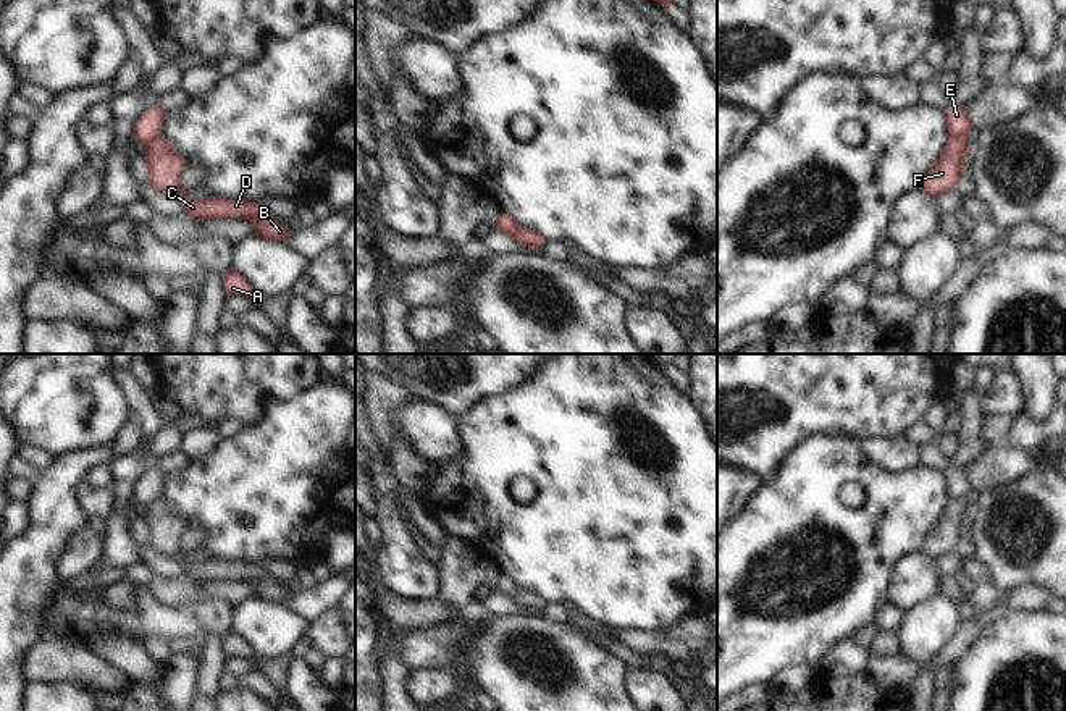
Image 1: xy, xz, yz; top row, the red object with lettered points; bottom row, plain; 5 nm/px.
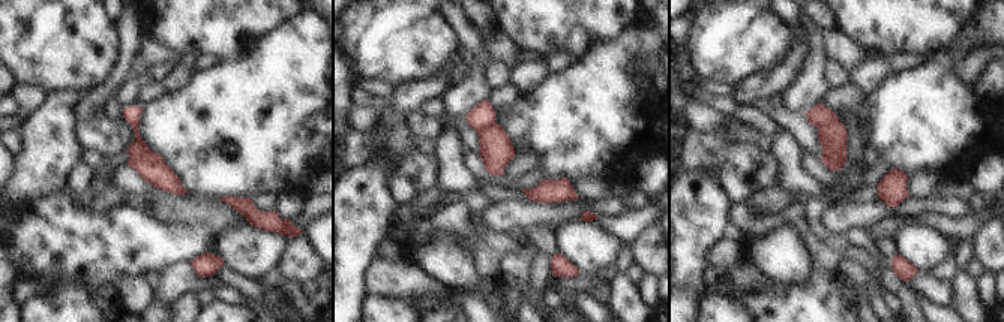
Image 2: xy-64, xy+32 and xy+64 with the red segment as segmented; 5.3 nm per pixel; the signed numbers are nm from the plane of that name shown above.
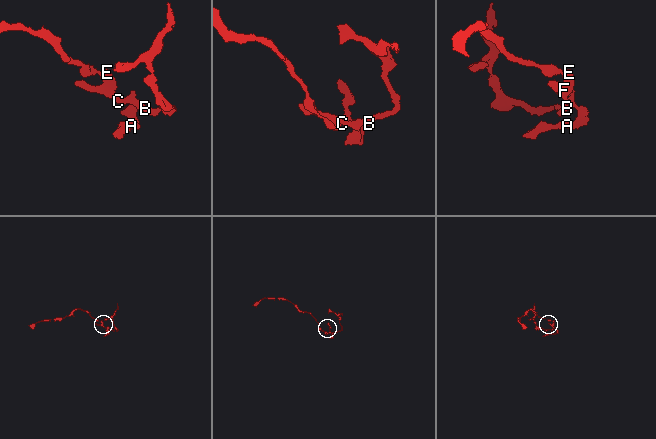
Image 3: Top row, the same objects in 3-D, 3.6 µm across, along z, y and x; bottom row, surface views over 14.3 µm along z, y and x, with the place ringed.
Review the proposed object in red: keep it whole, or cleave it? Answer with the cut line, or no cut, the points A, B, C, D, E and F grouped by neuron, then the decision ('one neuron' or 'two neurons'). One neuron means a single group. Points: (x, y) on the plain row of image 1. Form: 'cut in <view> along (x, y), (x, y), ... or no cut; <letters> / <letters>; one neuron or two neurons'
cut in yz along (966, 495), (950, 500); A B C D F / E; two neurons

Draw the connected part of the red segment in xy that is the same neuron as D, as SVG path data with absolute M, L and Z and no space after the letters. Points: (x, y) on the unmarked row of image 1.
M160 498L150 503L144 520L149 527L149 546L178 561L191 578L200 582L241 580L255 588L257 600L271 603L284 603L292 595L257 564L215 557L204 562L187 561L186 553L181 549L181 535L189 527L165 499Z

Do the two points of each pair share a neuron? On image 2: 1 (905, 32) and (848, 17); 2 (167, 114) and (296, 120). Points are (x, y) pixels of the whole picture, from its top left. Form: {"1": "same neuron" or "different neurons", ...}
{"1": "same neuron", "2": "same neuron"}

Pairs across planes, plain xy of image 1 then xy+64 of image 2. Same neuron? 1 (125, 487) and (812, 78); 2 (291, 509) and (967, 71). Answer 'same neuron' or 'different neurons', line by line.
1: same neuron
2: different neurons

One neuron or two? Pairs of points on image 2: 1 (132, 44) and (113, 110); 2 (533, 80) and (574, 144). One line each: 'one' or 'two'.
1: two
2: two

